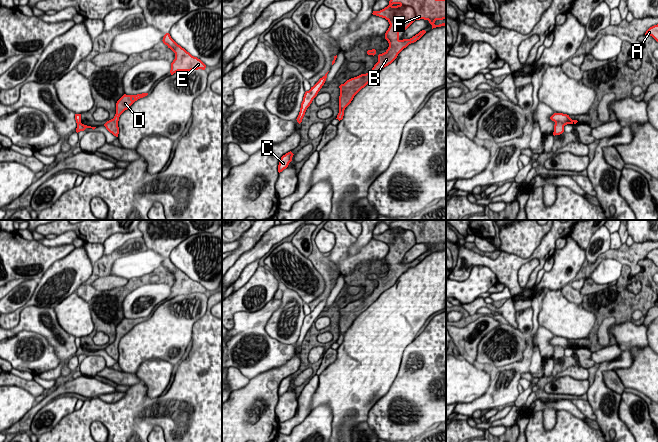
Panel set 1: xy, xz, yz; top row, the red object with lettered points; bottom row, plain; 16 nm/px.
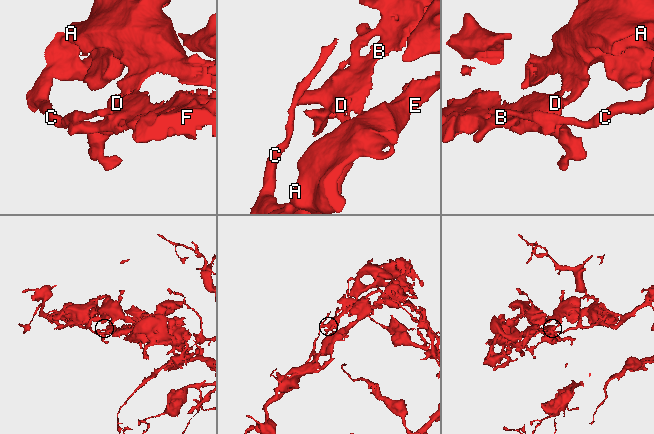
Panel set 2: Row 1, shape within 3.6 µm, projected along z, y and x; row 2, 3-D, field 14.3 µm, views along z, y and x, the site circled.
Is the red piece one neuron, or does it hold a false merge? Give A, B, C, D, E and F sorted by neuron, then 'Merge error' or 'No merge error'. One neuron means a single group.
Groups: A B D E F / C. Merge error

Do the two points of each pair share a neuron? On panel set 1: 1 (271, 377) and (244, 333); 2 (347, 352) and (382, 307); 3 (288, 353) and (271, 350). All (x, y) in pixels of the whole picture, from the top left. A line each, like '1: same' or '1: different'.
1: different
2: same
3: same

